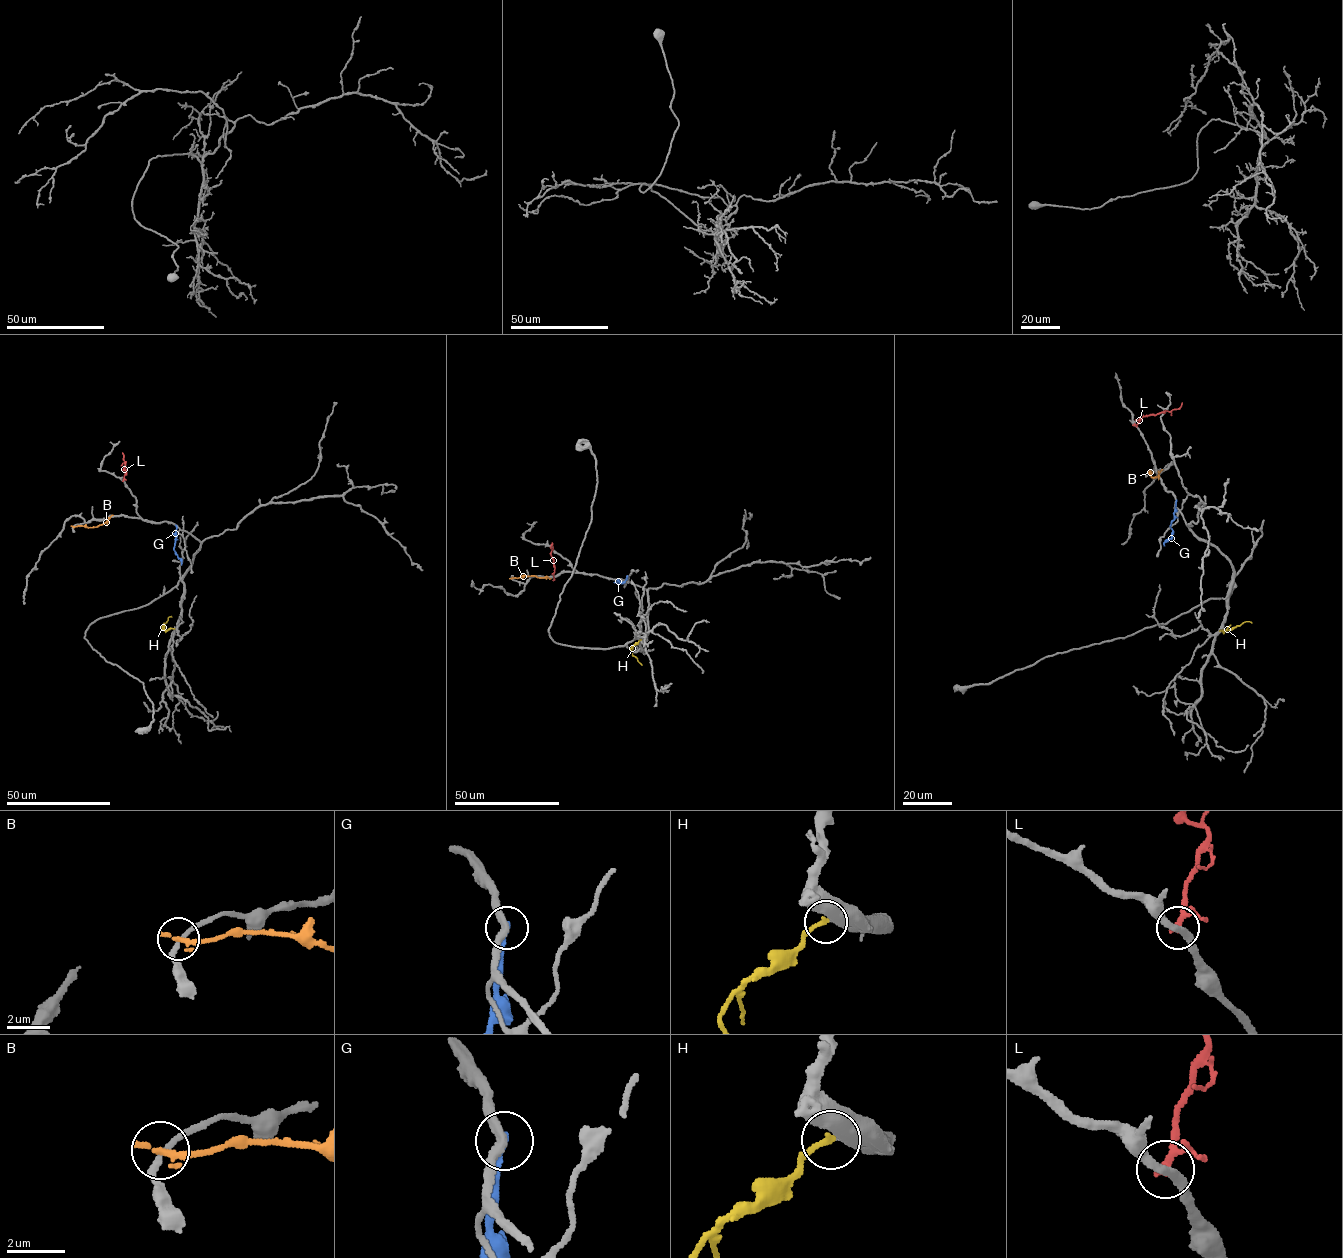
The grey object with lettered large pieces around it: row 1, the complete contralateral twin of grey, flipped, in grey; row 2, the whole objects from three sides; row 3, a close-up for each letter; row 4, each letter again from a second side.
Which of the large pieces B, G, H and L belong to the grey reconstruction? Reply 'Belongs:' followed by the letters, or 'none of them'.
Belongs: H

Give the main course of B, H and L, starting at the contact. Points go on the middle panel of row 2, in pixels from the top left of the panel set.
B: (511, 578), (524, 575), (551, 578)
H: (641, 640), (630, 650), (642, 665)
L: (550, 547), (553, 580)

